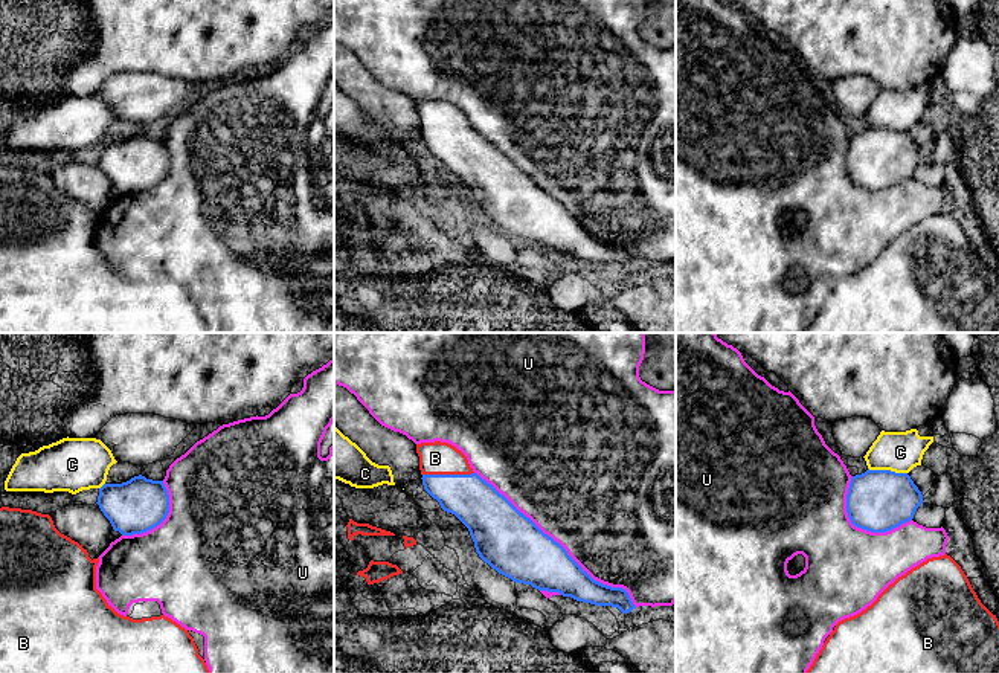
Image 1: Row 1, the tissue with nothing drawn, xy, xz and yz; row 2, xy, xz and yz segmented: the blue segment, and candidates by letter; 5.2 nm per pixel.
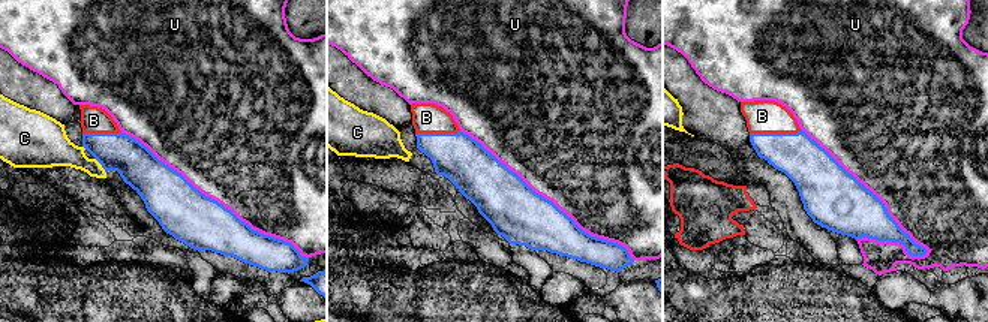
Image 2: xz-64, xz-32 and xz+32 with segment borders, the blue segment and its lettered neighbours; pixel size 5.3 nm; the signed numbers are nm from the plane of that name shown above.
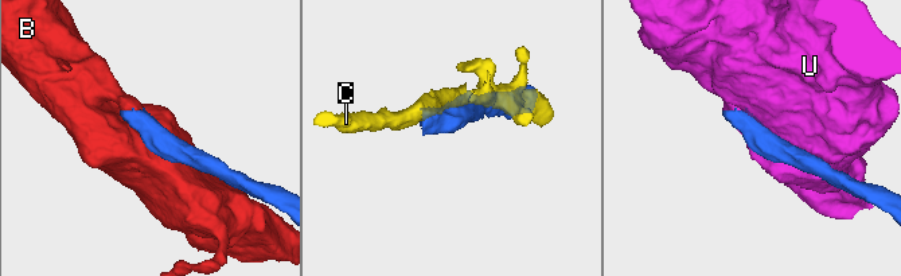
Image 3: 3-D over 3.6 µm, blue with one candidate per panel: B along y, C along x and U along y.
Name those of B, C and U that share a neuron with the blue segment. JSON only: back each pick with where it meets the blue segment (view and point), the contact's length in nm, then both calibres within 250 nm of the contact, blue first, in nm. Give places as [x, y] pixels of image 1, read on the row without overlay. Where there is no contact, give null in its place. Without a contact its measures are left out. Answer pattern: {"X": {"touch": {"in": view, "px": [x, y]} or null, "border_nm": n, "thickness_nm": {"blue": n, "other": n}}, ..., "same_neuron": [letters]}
{"B": {"touch": {"in": "xz", "px": [447, 133]}, "border_nm": 280, "thickness_nm": {"blue": 240, "other": 180}}, "same_neuron": ["B"]}

